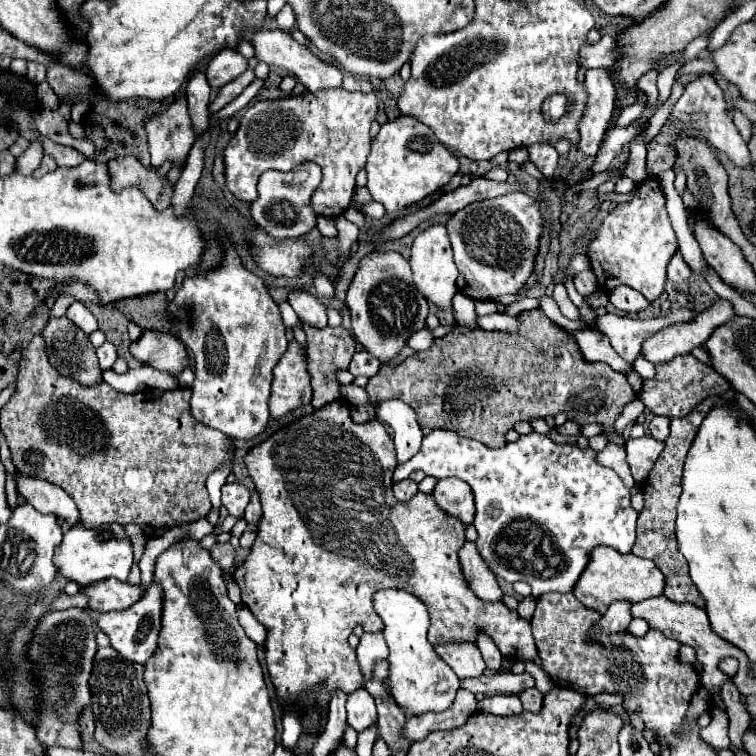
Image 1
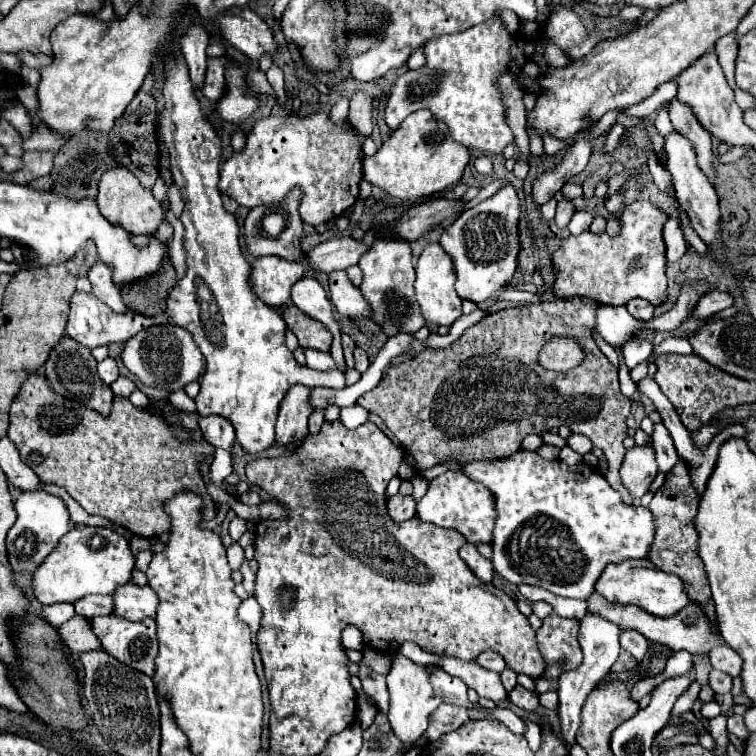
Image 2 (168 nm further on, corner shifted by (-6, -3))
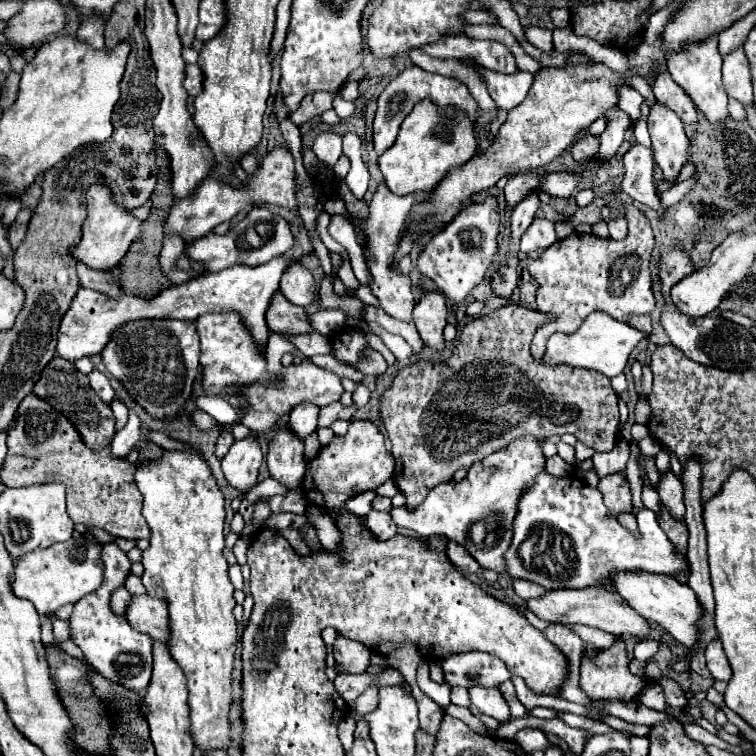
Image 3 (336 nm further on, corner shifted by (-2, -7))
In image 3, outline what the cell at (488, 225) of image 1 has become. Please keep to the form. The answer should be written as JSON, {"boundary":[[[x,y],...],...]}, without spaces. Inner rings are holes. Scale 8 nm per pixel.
{"boundary":[[[486,198],[482,204],[470,204],[442,228],[420,252],[418,270],[436,282],[436,286],[454,302],[462,302],[474,286],[478,286],[496,256],[496,238],[500,228],[500,210],[494,198]]]}

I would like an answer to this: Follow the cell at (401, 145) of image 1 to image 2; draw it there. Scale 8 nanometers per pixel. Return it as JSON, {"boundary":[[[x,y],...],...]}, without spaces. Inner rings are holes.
{"boundary":[[[418,110],[390,134],[374,156],[364,160],[364,180],[382,188],[392,198],[418,202],[454,186],[462,178],[468,160],[470,150],[452,140],[446,124],[434,120],[428,110]]]}

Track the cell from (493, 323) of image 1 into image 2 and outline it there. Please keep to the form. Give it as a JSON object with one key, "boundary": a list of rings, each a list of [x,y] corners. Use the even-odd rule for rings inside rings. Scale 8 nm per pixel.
{"boundary":[[[428,244],[416,262],[416,298],[426,322],[452,324],[462,316],[462,299],[455,291],[456,272],[452,258],[444,252],[440,244]]]}

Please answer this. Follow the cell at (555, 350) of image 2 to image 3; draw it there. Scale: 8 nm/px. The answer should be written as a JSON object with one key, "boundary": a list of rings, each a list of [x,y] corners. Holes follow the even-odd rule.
{"boundary":[[[626,206],[628,236],[620,242],[604,240],[594,234],[572,234],[566,240],[558,240],[546,248],[530,266],[530,276],[538,282],[536,310],[552,314],[554,320],[542,324],[530,344],[536,362],[542,362],[546,340],[554,332],[574,332],[590,312],[604,310],[614,320],[630,324],[630,316],[650,314],[654,310],[652,278],[650,278],[650,254],[654,248],[654,234],[648,218],[634,208]]]}

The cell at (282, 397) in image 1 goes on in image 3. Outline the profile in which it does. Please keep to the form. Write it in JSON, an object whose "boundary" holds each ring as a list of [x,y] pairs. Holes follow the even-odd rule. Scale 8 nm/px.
{"boundary":[[[286,426],[278,428],[266,454],[268,472],[288,490],[298,490],[306,470],[304,444]]]}

